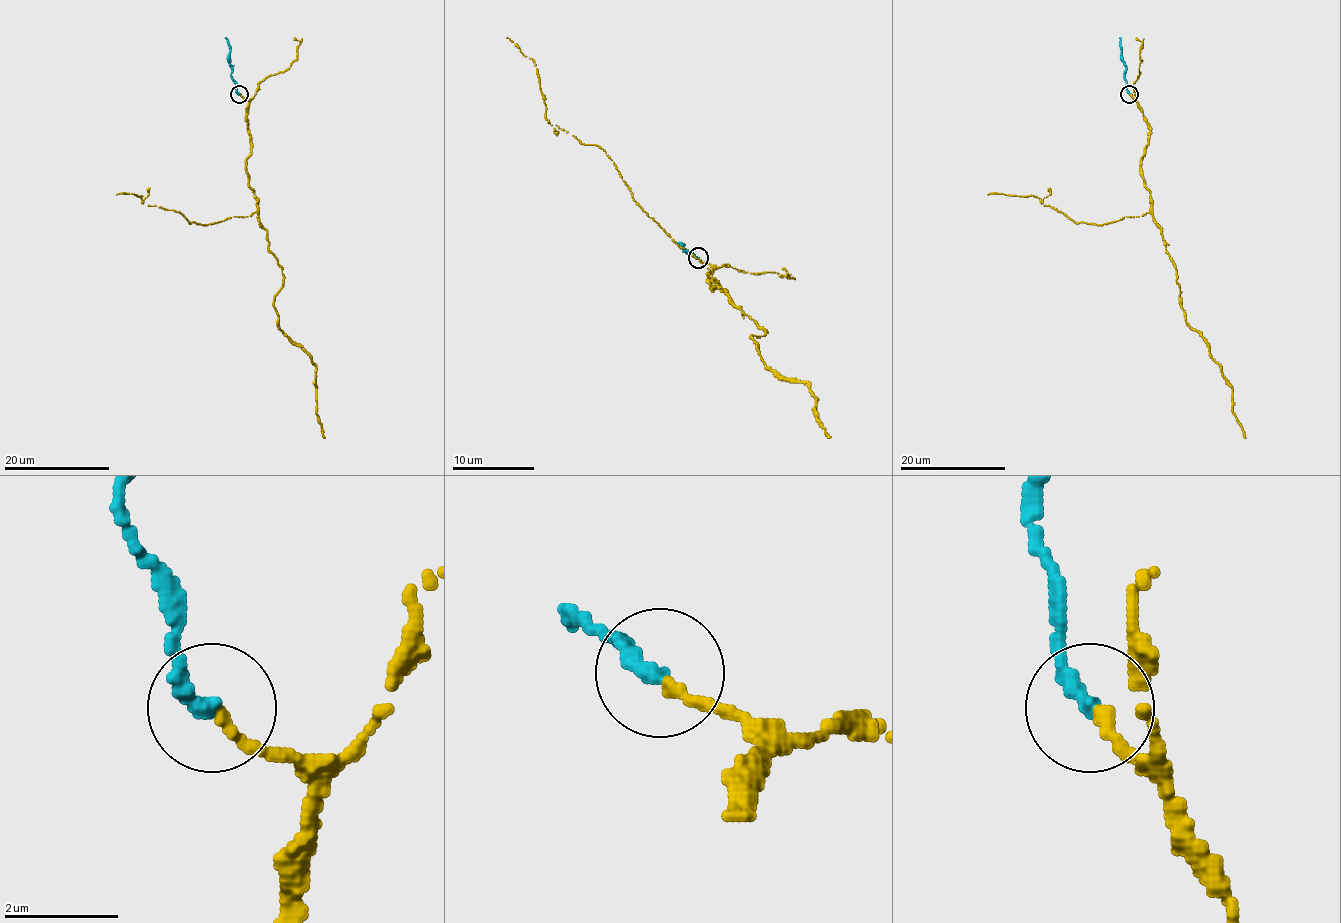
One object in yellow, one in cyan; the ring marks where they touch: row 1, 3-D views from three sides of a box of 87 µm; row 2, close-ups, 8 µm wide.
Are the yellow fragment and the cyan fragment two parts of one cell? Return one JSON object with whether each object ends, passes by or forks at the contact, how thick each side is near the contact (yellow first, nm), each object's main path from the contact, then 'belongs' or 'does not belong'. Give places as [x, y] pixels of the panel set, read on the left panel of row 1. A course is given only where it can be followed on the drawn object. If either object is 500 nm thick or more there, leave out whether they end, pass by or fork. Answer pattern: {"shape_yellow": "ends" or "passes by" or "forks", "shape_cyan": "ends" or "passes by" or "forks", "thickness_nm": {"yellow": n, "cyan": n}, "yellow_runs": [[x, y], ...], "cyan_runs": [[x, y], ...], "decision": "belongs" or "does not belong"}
{"shape_yellow": "ends", "shape_cyan": "ends", "thickness_nm": {"yellow": 240, "cyan": 320}, "yellow_runs": [[240, 93], [249, 100], [248, 186], [283, 276], [274, 296], [278, 323], [315, 366], [324, 438]], "cyan_runs": [[240, 93], [230, 75], [230, 46], [225, 38]], "decision": "belongs"}

